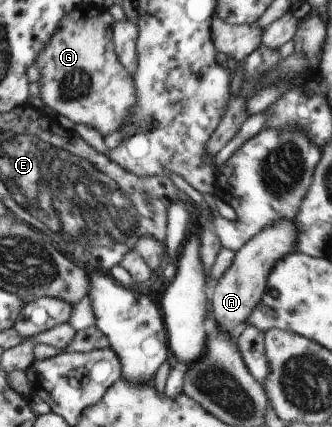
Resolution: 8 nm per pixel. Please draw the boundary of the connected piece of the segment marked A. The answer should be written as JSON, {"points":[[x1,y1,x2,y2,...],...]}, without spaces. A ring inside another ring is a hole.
{"points":[[278,220,276,224,264,228,258,232,250,242,246,242,235,257,232,266,221,276,209,291,209,312,215,326,220,330,231,332,240,324,247,324,250,314,258,306,262,295,266,292,266,280,272,268,278,260,296,251,296,240,298,240,298,228,290,220]]}

